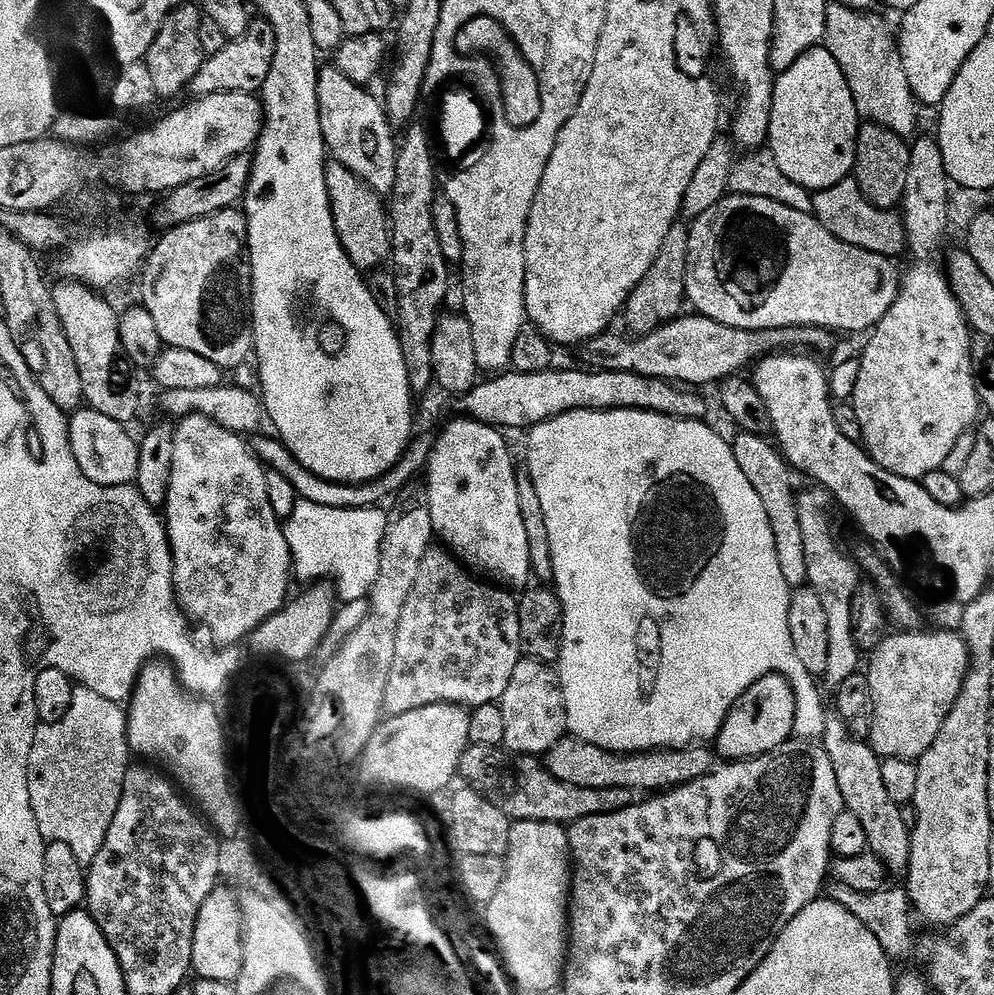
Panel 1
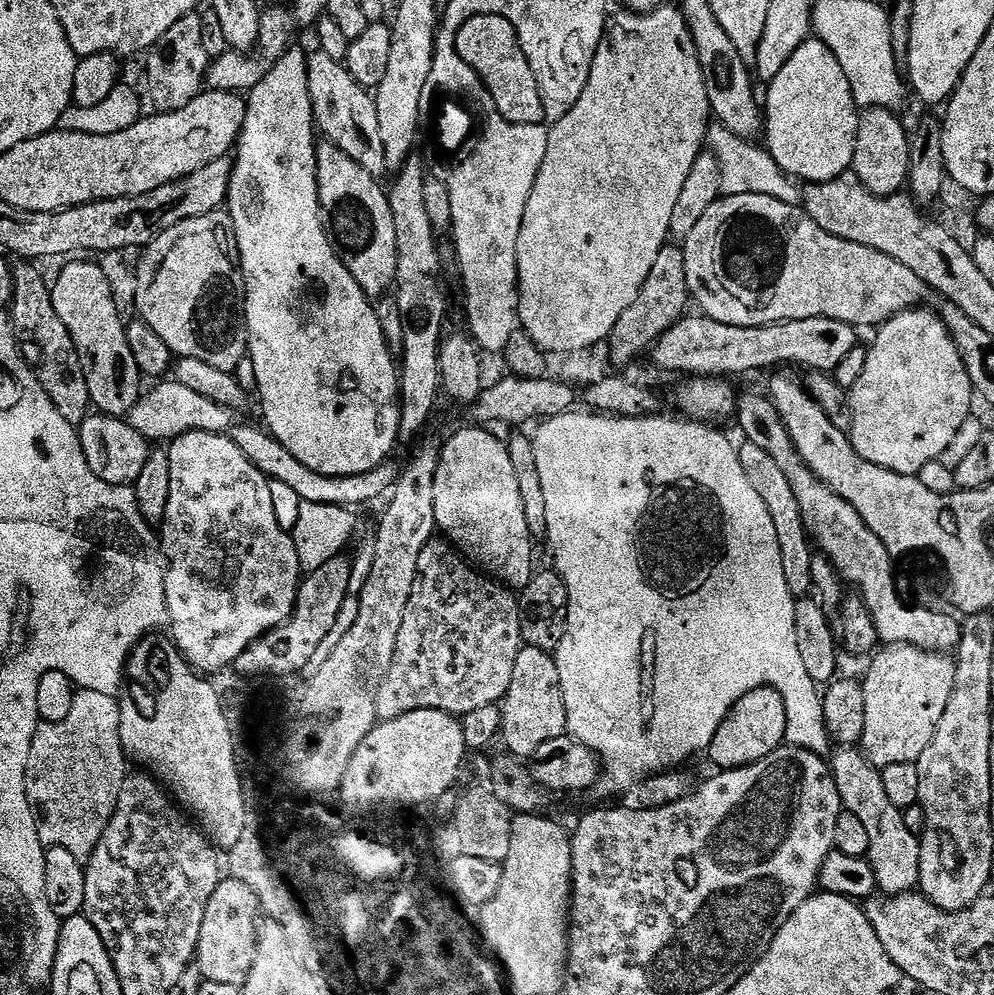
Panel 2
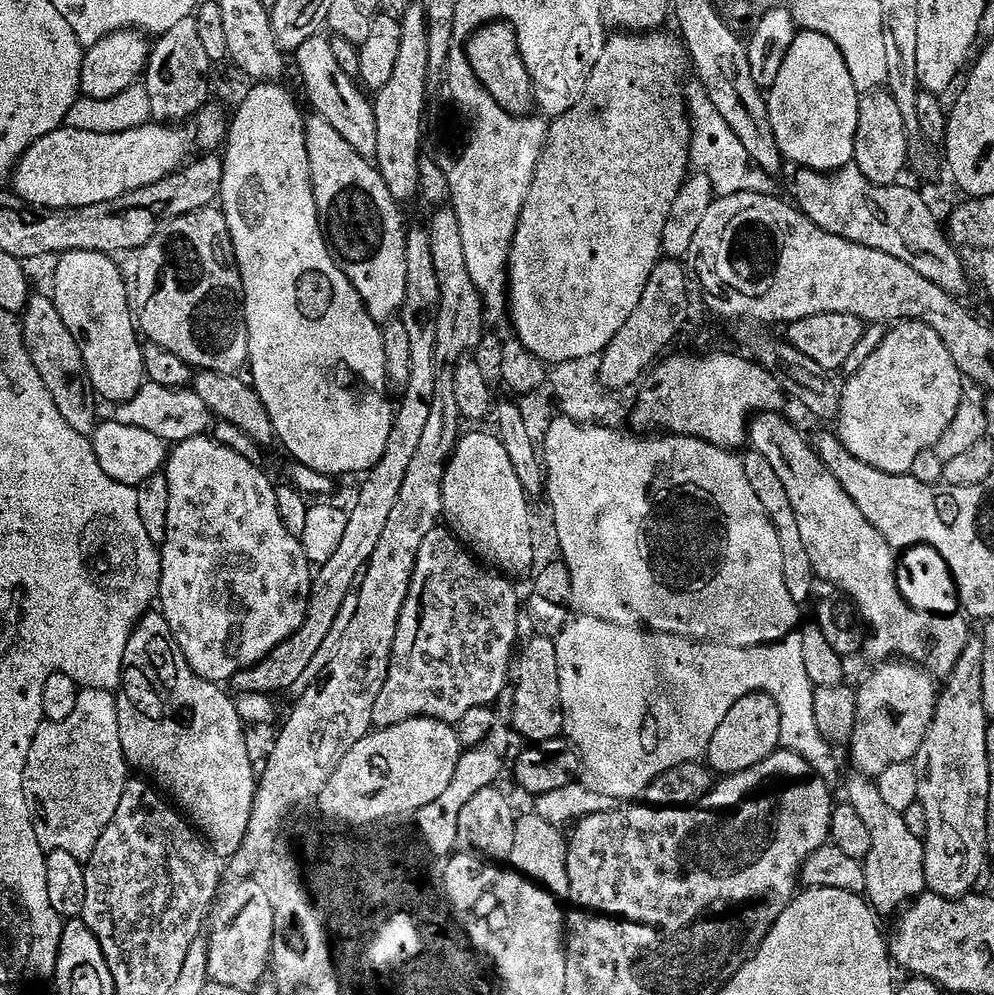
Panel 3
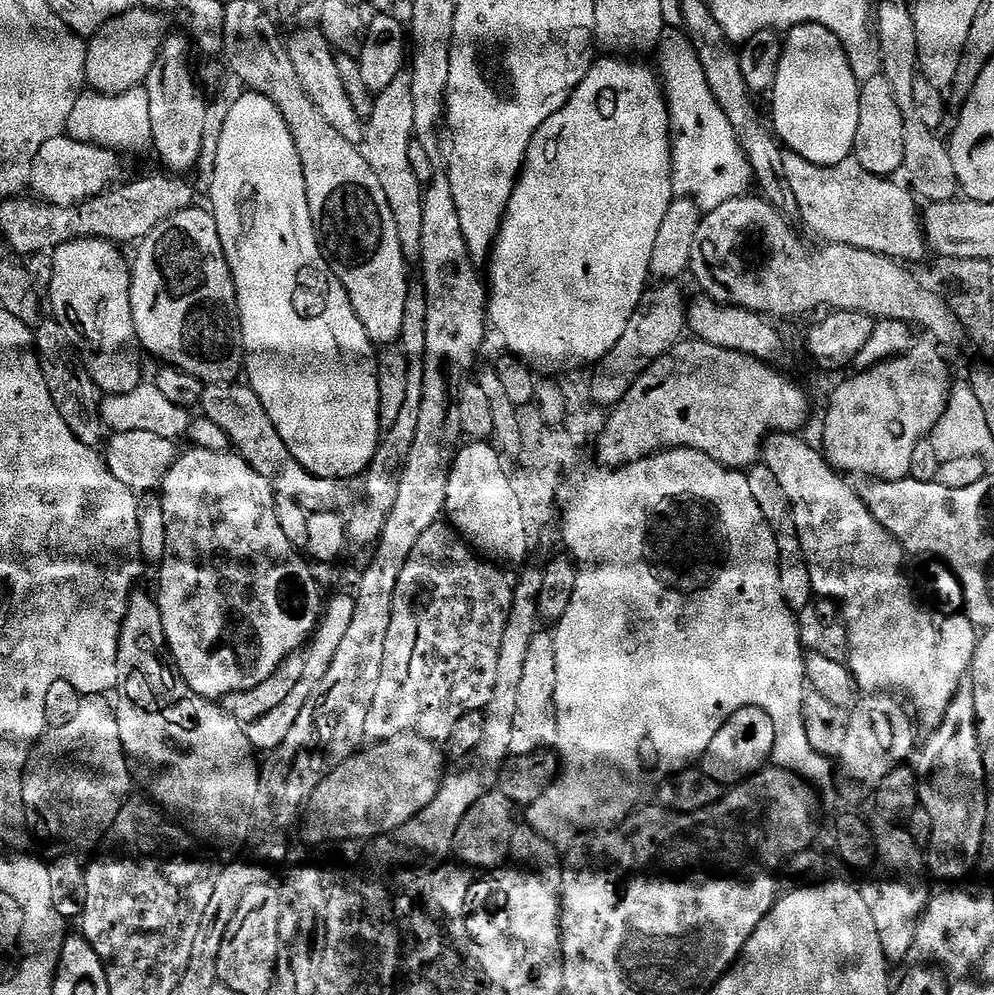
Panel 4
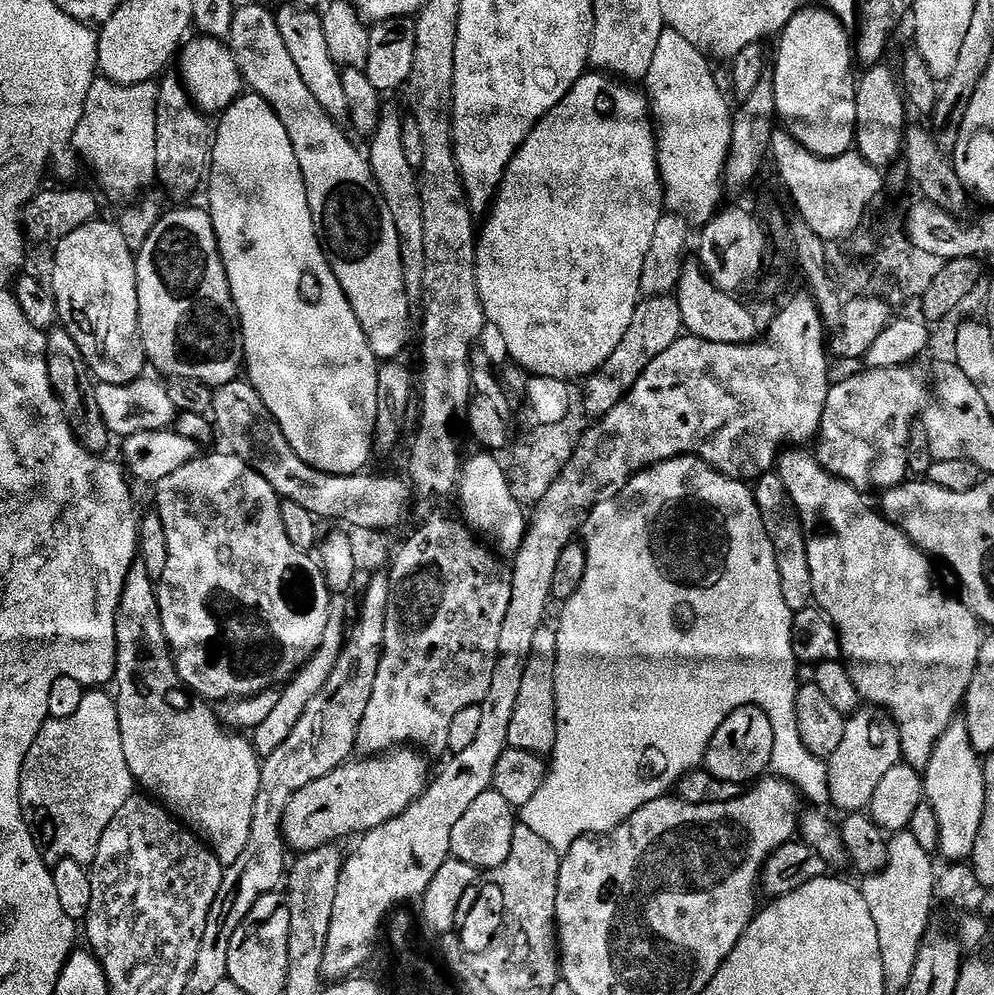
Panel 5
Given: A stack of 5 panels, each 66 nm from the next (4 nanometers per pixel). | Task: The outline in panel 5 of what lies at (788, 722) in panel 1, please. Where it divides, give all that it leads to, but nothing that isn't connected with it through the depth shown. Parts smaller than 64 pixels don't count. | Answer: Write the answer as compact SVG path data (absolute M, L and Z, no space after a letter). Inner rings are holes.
M739 708L731 712L713 734L703 767L722 782L748 786L771 769L773 754L774 726L770 726L770 718L760 708Z

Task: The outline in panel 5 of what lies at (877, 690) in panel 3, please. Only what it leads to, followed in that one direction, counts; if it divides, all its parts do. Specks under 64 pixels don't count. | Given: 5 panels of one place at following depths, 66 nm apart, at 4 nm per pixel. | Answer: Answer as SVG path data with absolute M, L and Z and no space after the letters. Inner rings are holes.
M861 706L847 717L842 743L832 756L827 757L830 778L831 807L841 808L841 813L864 812L874 798L874 790L882 777L894 765L901 763L900 731L887 711L875 706Z

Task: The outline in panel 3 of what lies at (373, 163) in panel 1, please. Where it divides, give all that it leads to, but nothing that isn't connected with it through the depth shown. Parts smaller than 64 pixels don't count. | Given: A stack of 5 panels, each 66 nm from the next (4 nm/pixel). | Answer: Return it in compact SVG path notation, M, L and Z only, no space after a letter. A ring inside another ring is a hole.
M324 34L306 38L306 42L302 42L302 46L298 46L294 53L294 60L297 70L300 71L300 80L304 83L304 92L312 103L311 111L326 118L326 122L330 122L330 126L334 126L334 130L338 130L338 134L342 134L342 138L346 138L346 142L350 142L350 146L358 150L358 154L369 158L375 157L378 126L374 126L373 101L353 76L346 74L346 70L338 66L331 39Z

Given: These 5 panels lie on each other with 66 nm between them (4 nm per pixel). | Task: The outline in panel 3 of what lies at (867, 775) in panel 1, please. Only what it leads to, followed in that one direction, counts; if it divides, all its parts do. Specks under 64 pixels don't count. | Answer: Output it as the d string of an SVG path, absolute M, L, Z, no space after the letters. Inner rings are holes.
M852 774L848 780L846 802L858 810L866 830L870 830L870 854L864 862L866 870L866 899L881 917L899 913L912 901L923 896L926 882L926 862L924 861L924 841L914 838L906 826L904 813L893 810L878 792L876 780Z

